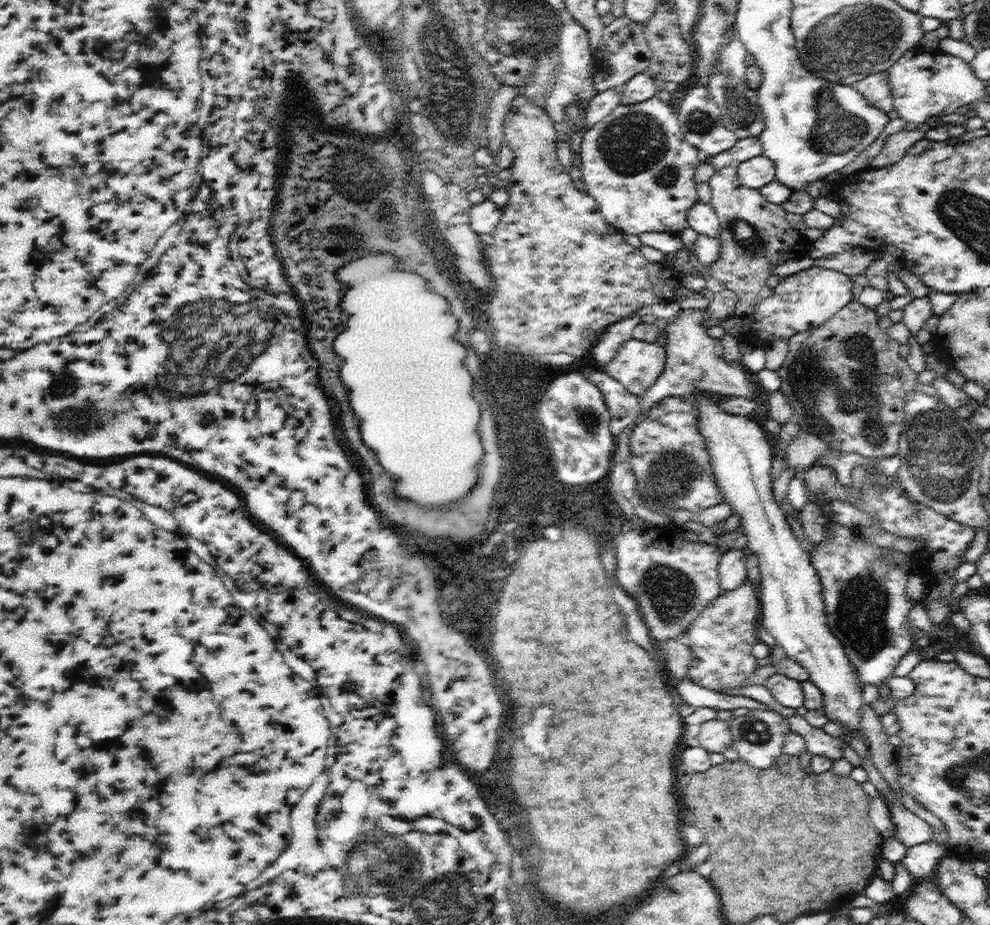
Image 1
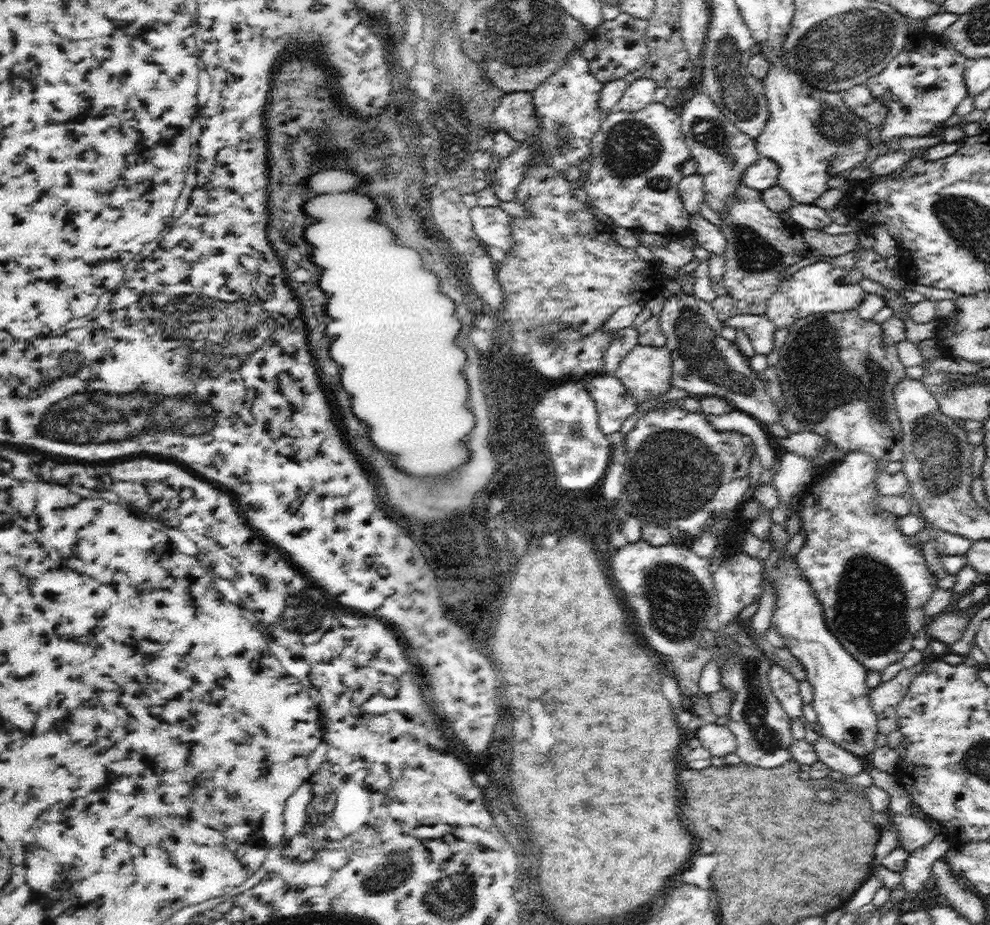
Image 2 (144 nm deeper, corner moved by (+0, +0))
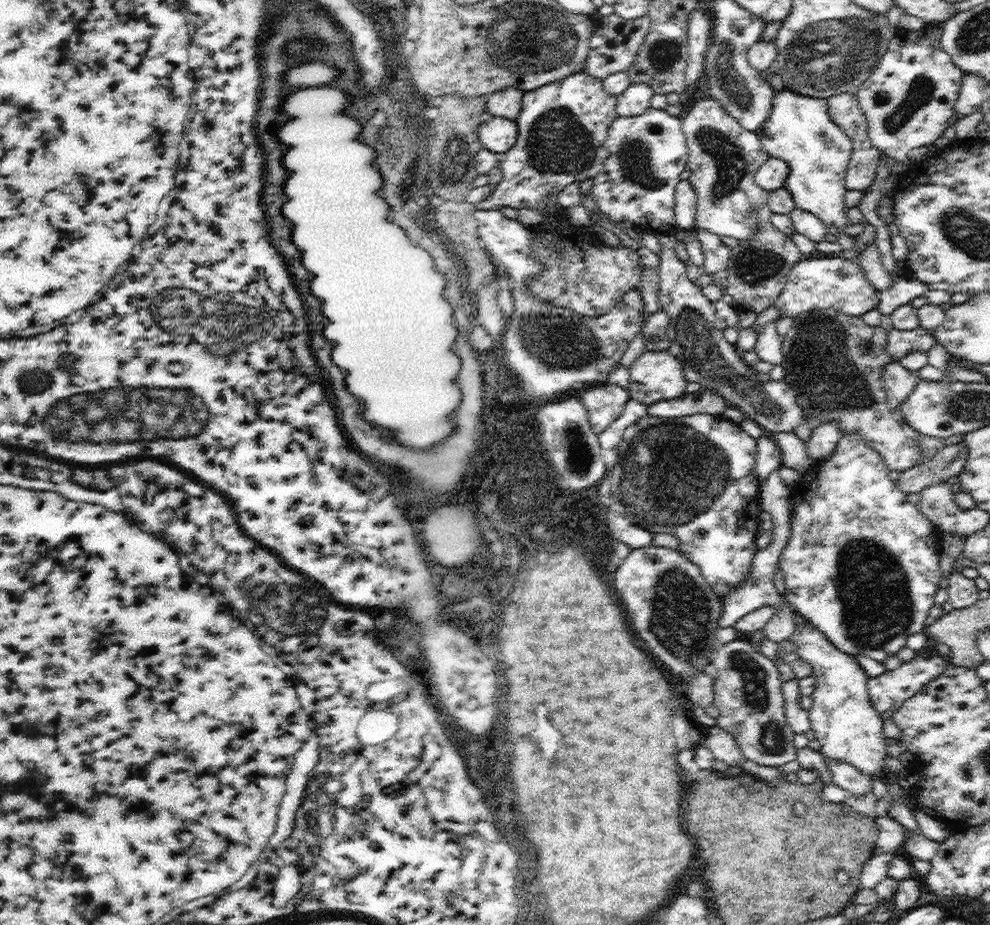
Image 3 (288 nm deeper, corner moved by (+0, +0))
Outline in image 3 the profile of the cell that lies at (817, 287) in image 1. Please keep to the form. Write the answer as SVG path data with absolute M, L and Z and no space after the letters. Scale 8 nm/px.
M811 256L811 258L803 258L799 264L795 264L789 270L787 282L779 292L779 298L775 300L773 308L779 312L779 318L795 318L797 314L803 314L807 310L839 310L849 316L861 316L867 310L877 306L877 298L879 298L879 292L867 282L859 264L845 260L843 256Z

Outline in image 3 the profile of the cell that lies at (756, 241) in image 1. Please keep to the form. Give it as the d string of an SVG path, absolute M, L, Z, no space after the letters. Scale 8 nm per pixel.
M759 202L755 206L757 230L753 230L749 238L737 238L737 246L731 248L731 256L727 260L729 264L725 268L723 294L731 296L735 310L741 308L745 312L755 312L757 316L775 304L775 300L779 298L779 292L787 282L789 270L803 260L801 258L803 254L797 250L791 236L785 236L771 226L771 220L769 220L771 214L773 212L767 208L767 204Z

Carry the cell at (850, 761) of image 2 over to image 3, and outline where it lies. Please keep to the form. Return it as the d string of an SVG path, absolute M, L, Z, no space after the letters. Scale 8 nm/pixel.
M825 758L827 760L827 768L831 772L831 784L837 784L839 788L843 788L849 796L861 796L861 794L869 794L873 778L869 774L863 774L859 768L855 768L849 762L843 760L835 760L835 758Z

